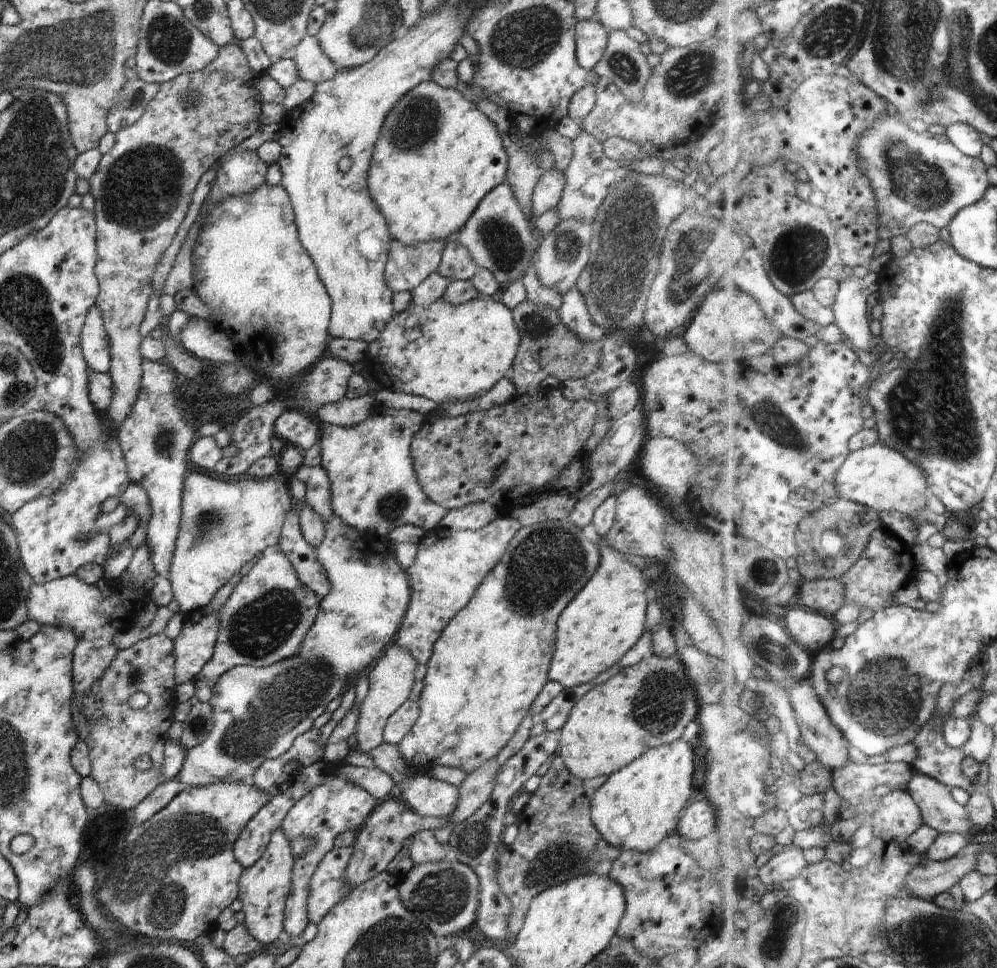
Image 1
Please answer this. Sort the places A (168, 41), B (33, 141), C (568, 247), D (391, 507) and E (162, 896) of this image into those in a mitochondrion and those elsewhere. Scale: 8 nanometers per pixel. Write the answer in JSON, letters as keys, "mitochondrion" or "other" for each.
{"A":"mitochondrion","B":"mitochondrion","C":"mitochondrion","D":"mitochondrion","E":"mitochondrion"}

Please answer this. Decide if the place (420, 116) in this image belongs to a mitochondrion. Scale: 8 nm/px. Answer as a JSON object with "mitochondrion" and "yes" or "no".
{"mitochondrion":"yes"}

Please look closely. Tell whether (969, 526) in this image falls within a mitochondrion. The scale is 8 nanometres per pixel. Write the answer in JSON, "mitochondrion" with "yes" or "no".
{"mitochondrion":"no"}

